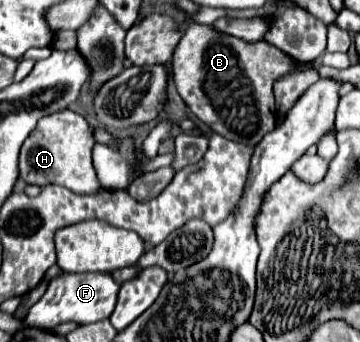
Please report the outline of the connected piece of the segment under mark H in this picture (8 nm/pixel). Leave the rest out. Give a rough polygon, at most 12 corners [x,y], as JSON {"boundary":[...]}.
{"boundary":[[71,109],[37,123],[19,155],[29,185],[97,193],[93,129]]}

